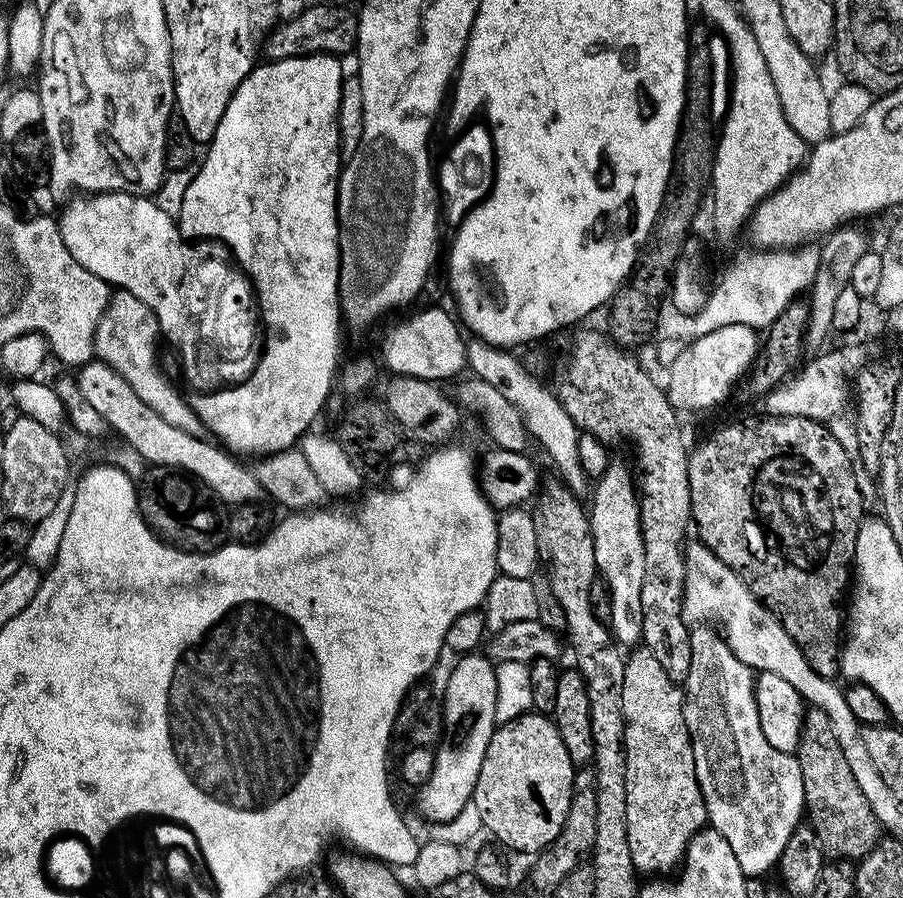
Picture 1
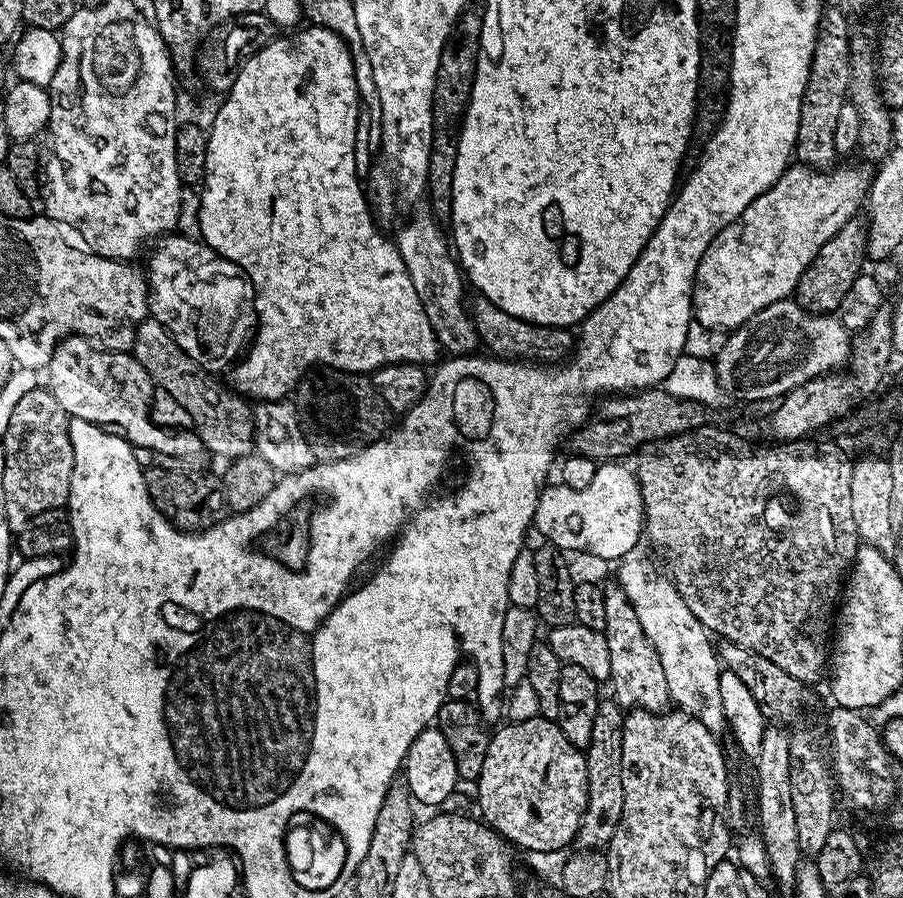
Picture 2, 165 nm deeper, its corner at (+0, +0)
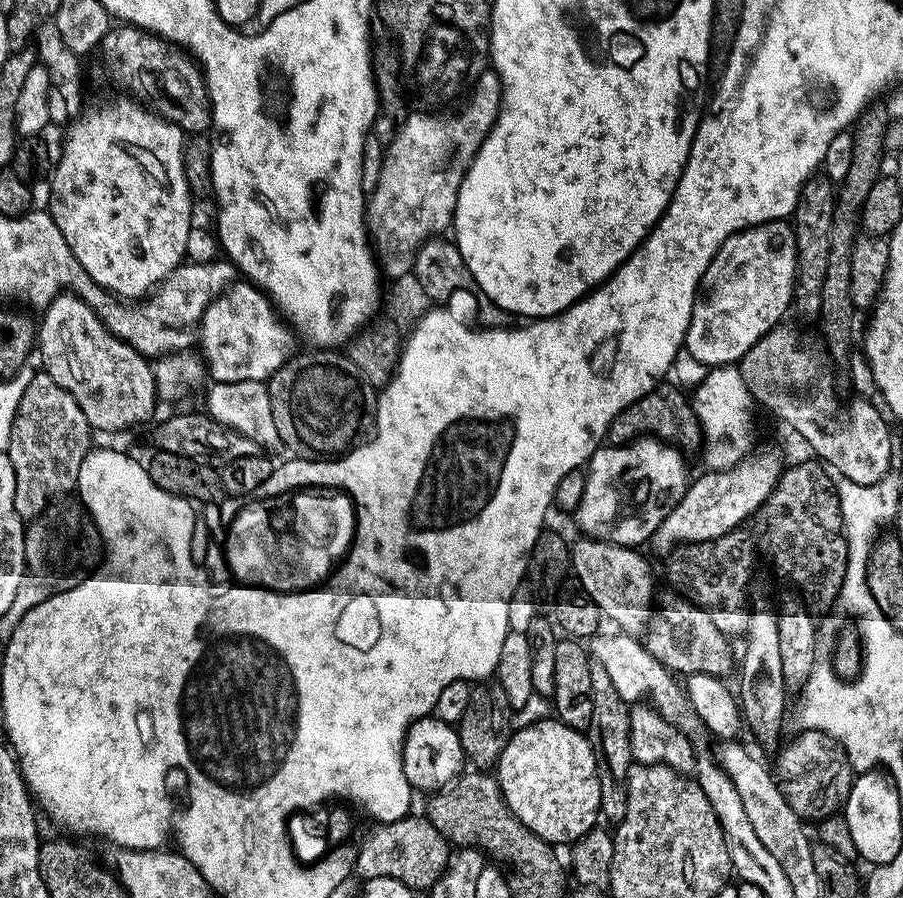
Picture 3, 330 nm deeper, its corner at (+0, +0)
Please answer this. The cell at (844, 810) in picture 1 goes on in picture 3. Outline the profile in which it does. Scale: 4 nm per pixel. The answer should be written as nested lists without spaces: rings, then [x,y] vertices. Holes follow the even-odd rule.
[[[669,593],[664,595],[661,600],[659,597],[652,617],[648,620],[648,626],[644,632],[644,645],[648,653],[670,672],[680,676],[700,673],[721,678],[727,677],[726,674],[731,668],[732,671],[734,668],[734,652],[732,656],[732,652],[728,646],[729,641],[724,632],[718,629],[718,626],[714,623],[714,618],[711,618],[709,612],[704,608],[698,607],[677,593]]]

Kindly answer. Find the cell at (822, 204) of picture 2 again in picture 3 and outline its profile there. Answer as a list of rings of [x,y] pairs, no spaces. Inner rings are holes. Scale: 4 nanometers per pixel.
[[[771,220],[769,224],[755,224],[728,236],[720,244],[718,254],[710,262],[696,294],[696,304],[688,333],[684,339],[686,349],[694,358],[707,366],[735,365],[762,339],[766,333],[785,319],[792,308],[792,290],[796,281],[796,243],[791,223]]]

